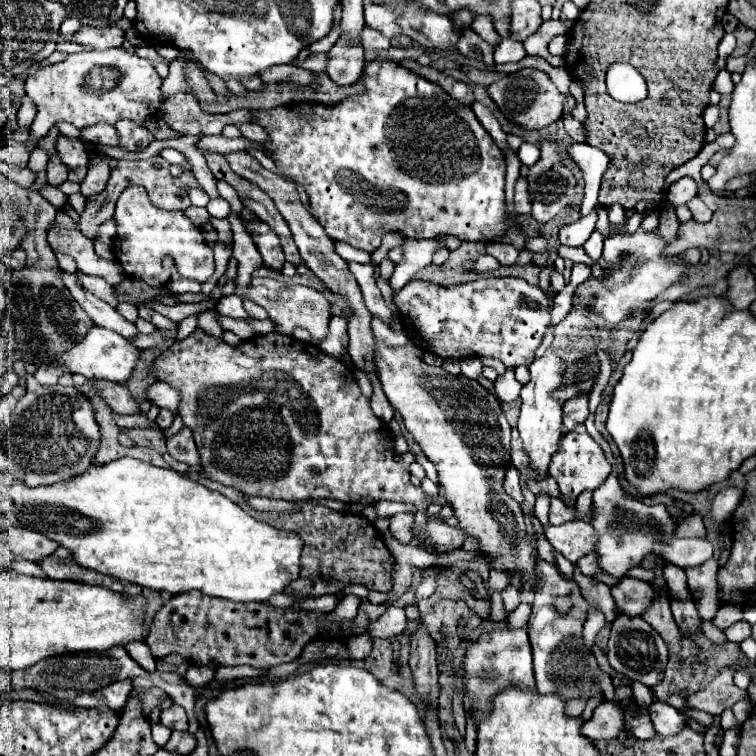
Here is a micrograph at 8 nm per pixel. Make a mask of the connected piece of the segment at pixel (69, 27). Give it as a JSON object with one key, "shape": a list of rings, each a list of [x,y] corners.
{"shape":[[[76,18],[71,19],[71,23],[66,23],[66,19],[60,26],[59,34],[62,39],[66,42],[69,42],[72,36],[80,29],[81,24]]]}

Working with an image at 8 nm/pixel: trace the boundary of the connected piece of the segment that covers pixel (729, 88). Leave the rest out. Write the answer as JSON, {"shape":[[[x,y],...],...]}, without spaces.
{"shape":[[[726,69],[720,70],[713,82],[713,89],[720,94],[724,94],[724,92],[731,94],[734,90],[734,84],[730,76],[731,74]]]}

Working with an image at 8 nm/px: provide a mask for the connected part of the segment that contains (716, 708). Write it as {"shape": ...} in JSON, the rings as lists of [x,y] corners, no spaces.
{"shape":[[[722,668],[720,674],[700,692],[686,698],[684,708],[688,710],[704,710],[712,716],[720,716],[726,708],[732,708],[740,698],[746,696],[746,690],[734,686],[732,676],[736,670]]]}

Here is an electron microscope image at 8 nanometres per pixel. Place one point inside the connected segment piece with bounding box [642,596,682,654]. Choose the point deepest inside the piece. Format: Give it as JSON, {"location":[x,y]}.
{"location":[659,616]}

